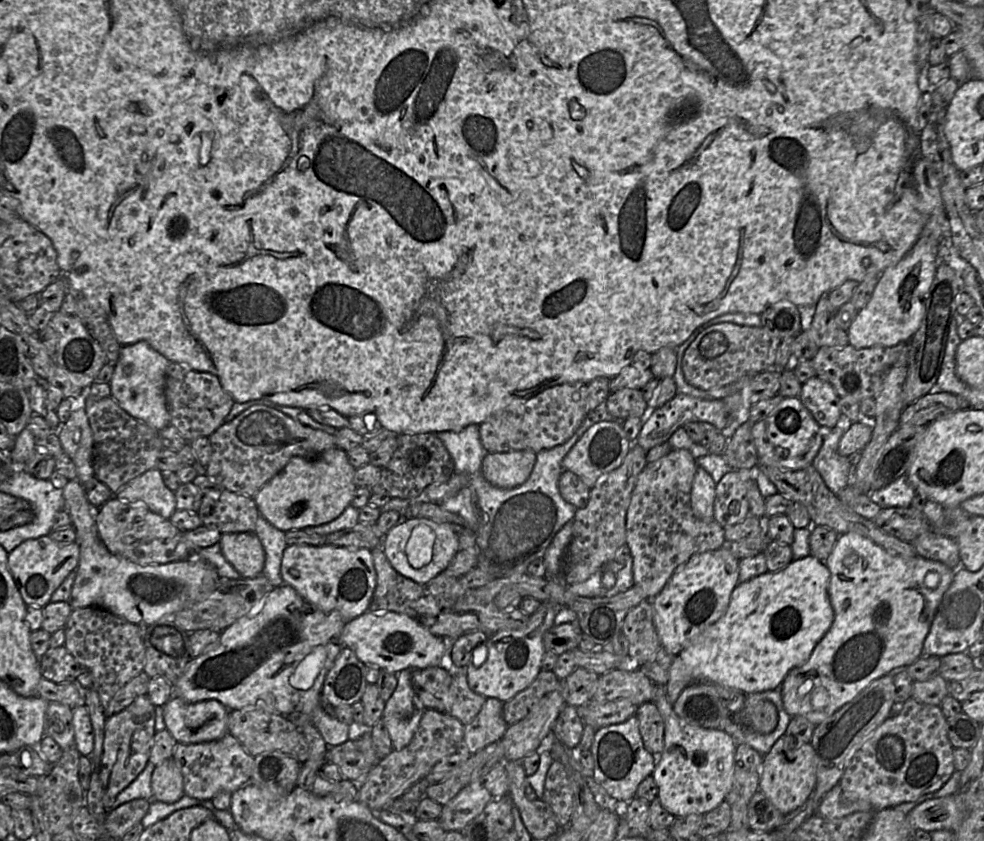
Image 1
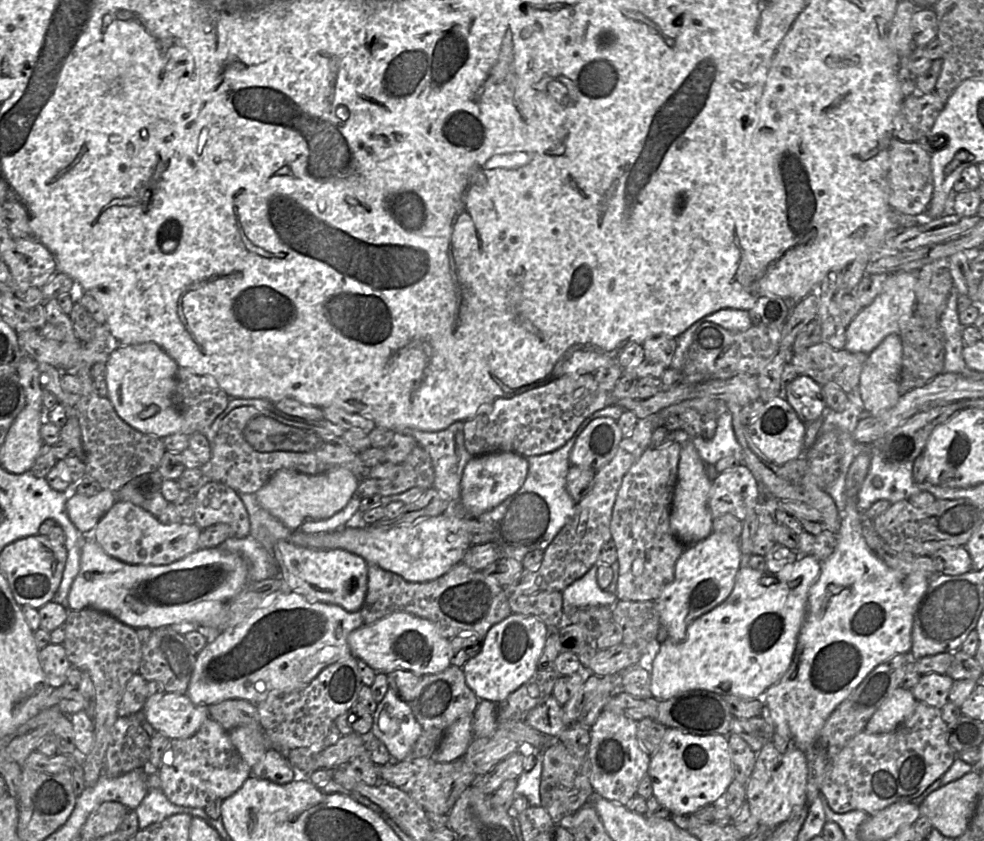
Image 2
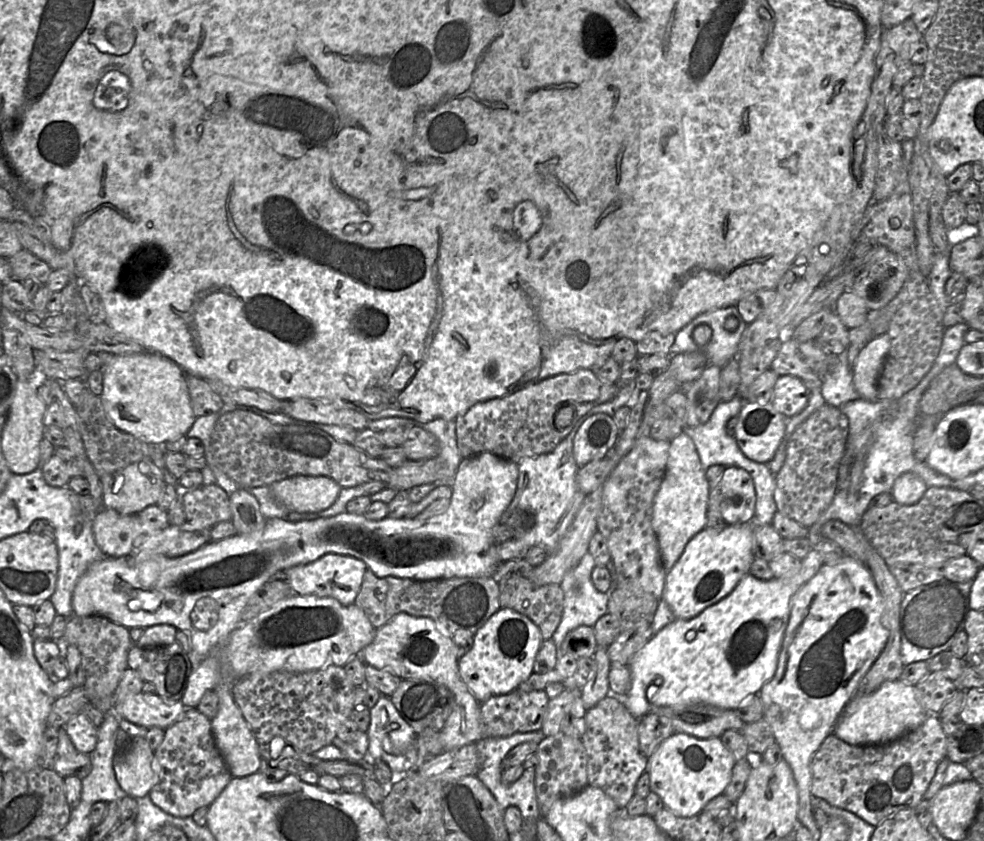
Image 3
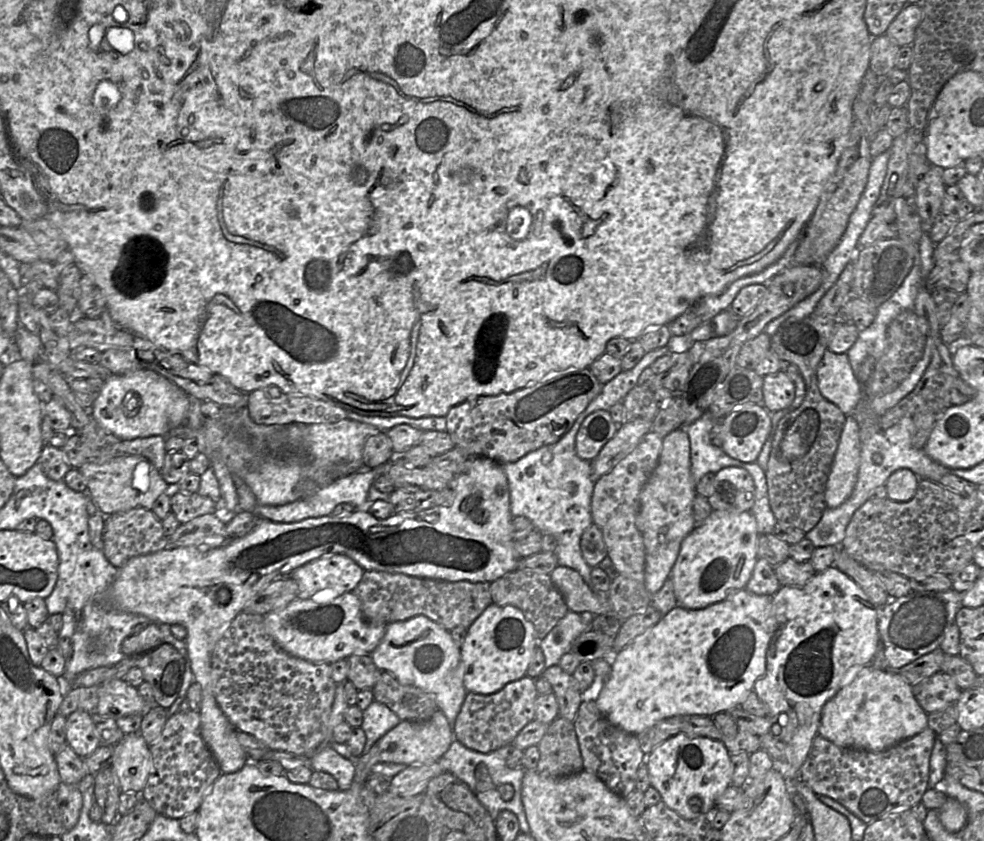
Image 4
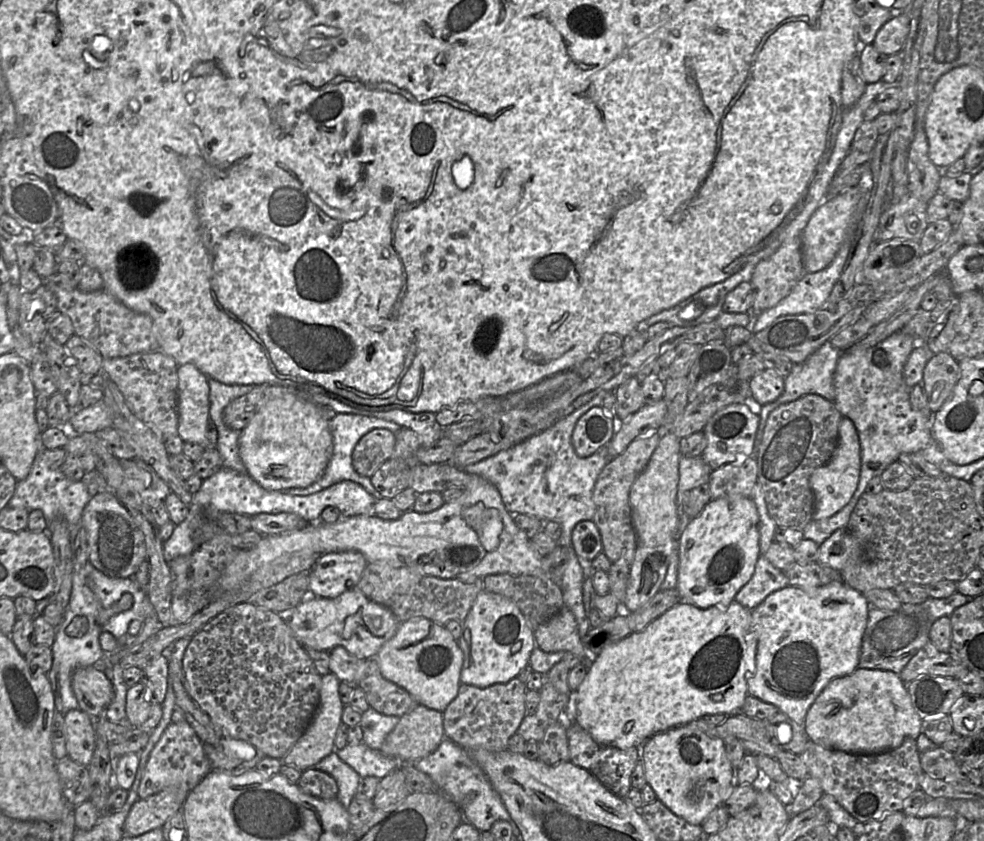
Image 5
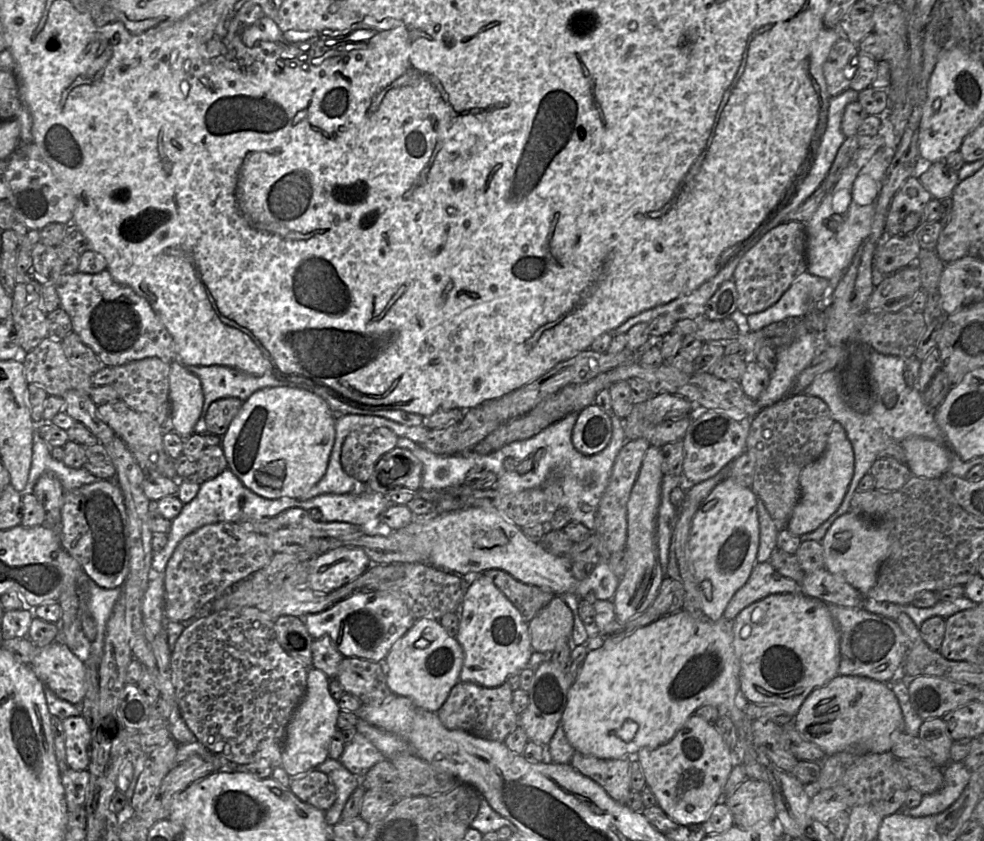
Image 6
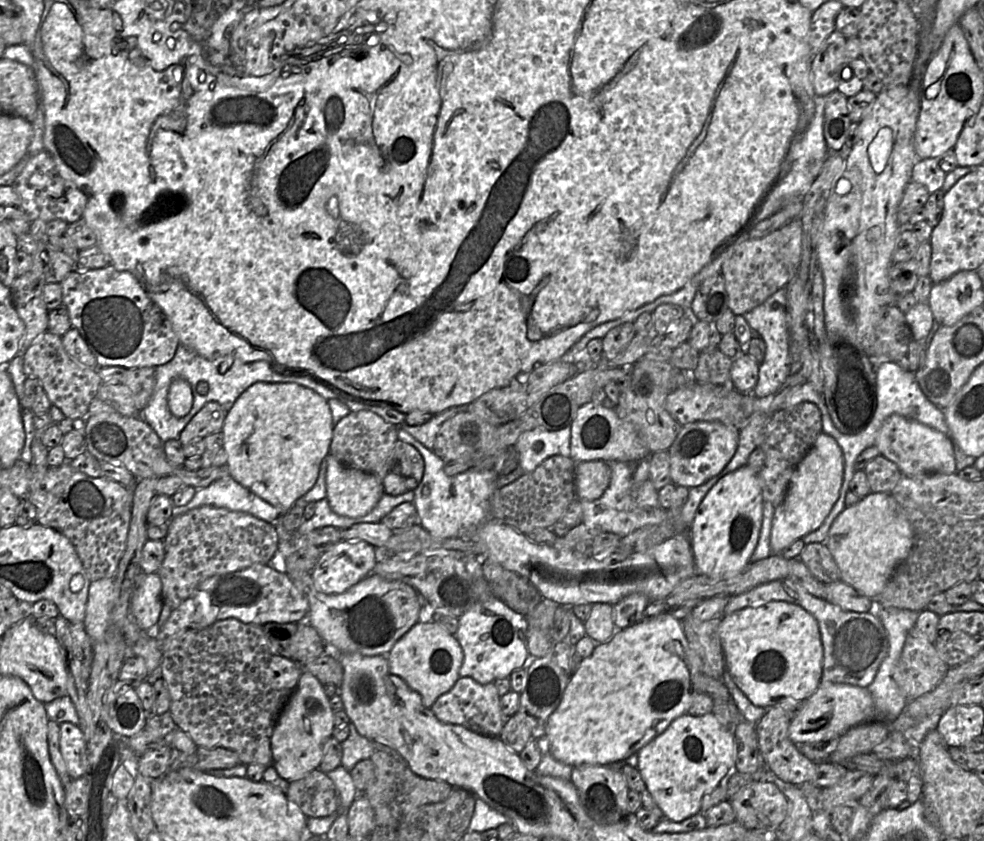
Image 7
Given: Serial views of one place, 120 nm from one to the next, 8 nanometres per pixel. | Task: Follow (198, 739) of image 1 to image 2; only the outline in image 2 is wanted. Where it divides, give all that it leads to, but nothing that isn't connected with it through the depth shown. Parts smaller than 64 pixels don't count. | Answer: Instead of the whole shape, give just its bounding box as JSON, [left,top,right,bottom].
[141,692,209,740]

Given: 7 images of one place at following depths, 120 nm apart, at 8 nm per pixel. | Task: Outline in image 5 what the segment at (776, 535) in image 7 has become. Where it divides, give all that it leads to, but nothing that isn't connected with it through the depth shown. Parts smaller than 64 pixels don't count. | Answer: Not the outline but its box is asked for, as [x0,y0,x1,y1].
[809,417,861,520]

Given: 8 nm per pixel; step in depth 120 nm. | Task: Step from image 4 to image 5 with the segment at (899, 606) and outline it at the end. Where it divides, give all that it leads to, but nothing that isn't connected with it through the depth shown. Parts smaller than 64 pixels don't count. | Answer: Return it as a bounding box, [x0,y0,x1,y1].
[859,604,932,674]

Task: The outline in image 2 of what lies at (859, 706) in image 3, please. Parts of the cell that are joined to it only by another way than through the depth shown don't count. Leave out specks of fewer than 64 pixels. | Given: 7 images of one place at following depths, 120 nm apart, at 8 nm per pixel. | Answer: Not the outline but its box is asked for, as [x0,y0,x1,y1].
[864,687,917,734]

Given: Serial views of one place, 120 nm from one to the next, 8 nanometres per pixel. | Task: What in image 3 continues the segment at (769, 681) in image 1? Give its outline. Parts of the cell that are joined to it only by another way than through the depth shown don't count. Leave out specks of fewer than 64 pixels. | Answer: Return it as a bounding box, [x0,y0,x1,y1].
[615,549,824,719]

